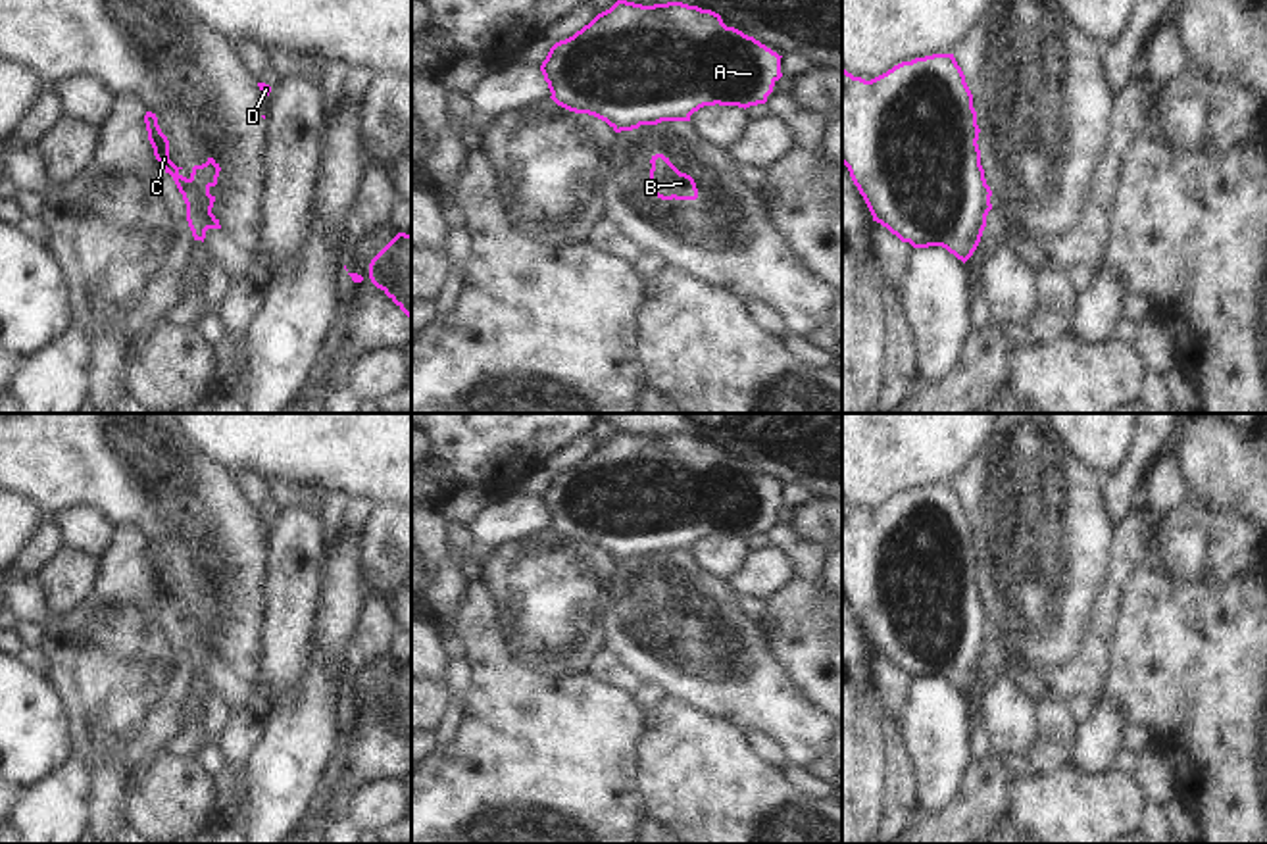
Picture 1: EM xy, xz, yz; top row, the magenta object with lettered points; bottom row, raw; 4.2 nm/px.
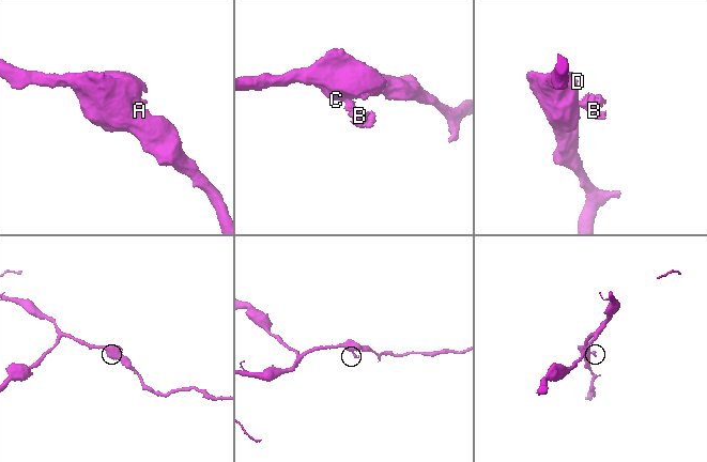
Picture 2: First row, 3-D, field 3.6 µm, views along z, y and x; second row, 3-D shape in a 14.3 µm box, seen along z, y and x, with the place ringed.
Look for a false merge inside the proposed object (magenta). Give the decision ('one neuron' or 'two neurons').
two neurons

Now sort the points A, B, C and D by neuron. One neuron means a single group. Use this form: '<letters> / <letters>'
A C D / B

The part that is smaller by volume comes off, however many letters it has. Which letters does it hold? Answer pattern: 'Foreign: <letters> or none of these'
Foreign: B

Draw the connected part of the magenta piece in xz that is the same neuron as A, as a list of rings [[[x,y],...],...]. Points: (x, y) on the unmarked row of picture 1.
[[[617,431],[573,467],[556,473],[540,502],[558,536],[629,559],[690,552],[704,536],[746,540],[765,534],[783,508],[781,488],[754,467],[727,458],[711,440],[683,433],[642,436]]]

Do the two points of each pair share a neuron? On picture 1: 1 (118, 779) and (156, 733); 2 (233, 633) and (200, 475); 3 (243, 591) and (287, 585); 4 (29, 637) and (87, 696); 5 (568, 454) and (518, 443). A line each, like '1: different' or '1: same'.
1: same
2: same
3: different
4: different
5: different

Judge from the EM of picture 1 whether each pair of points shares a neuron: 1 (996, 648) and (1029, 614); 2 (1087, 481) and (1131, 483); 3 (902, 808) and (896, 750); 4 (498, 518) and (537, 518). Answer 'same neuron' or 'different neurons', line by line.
1: different neurons
2: different neurons
3: same neuron
4: same neuron

